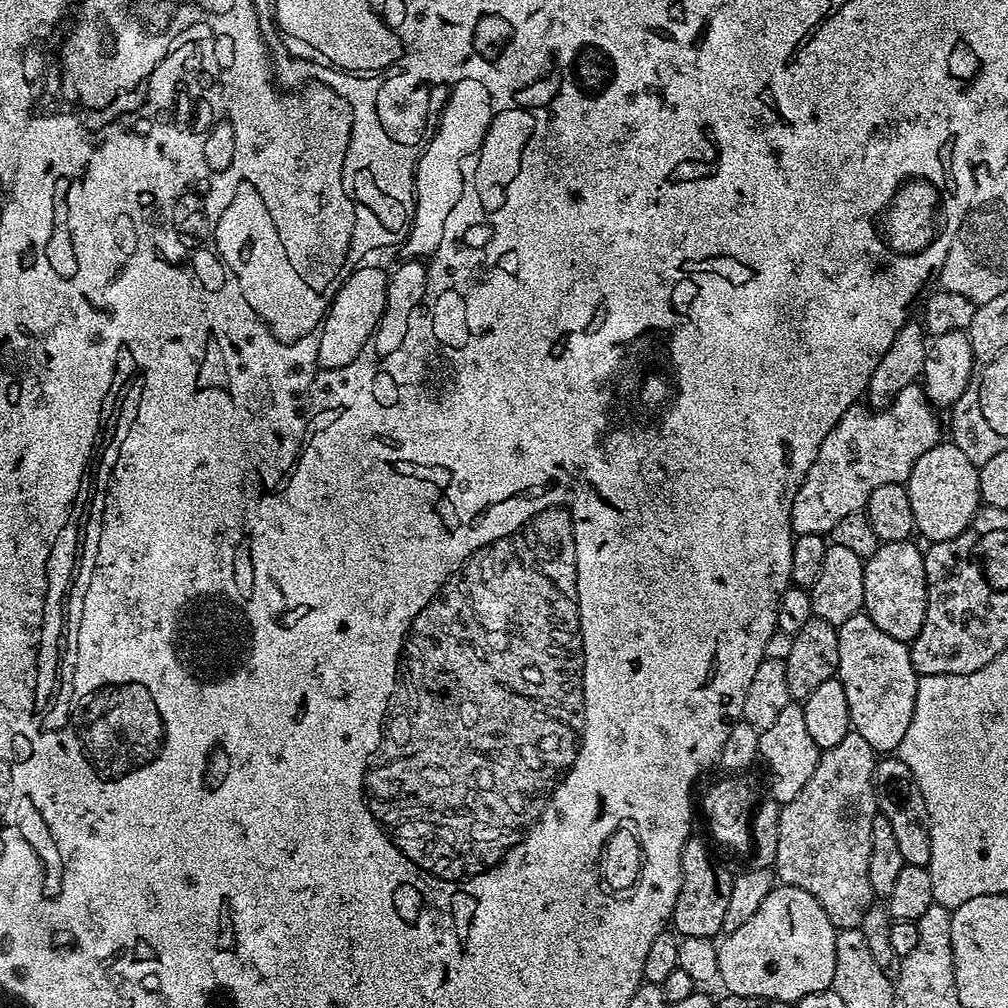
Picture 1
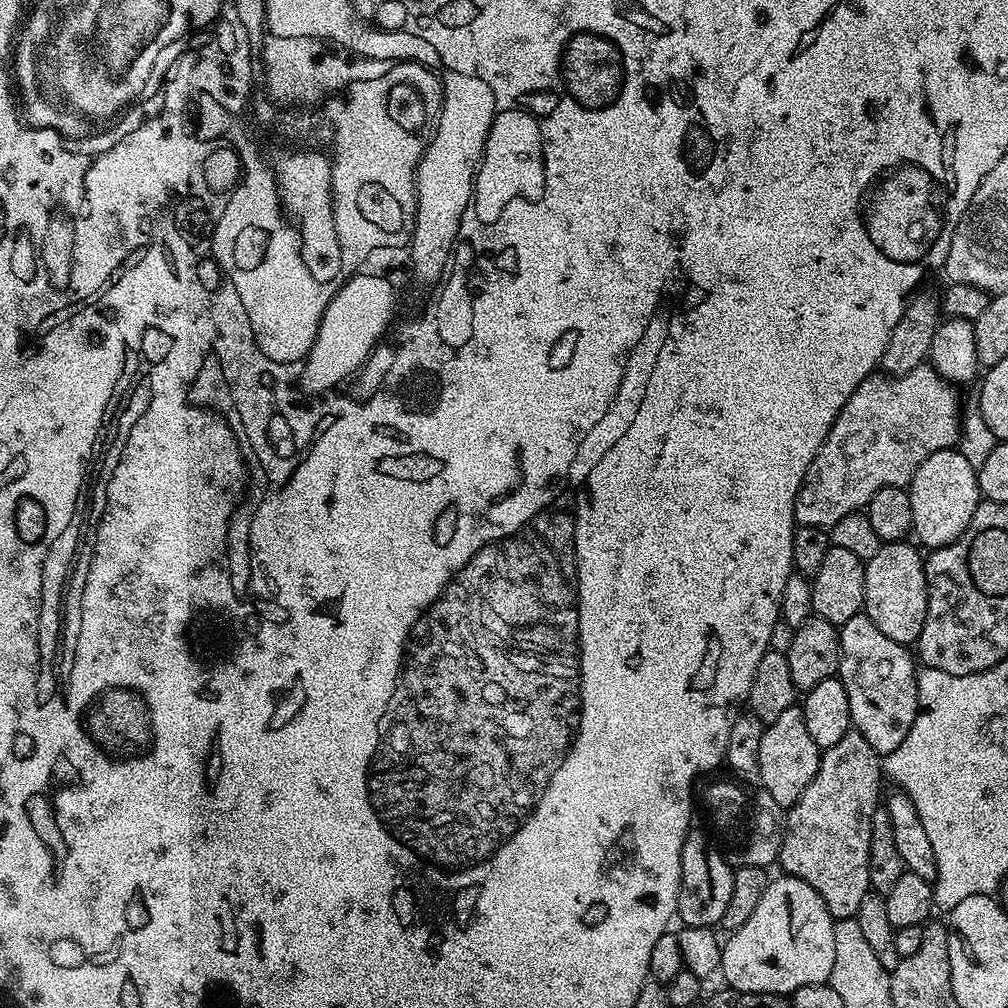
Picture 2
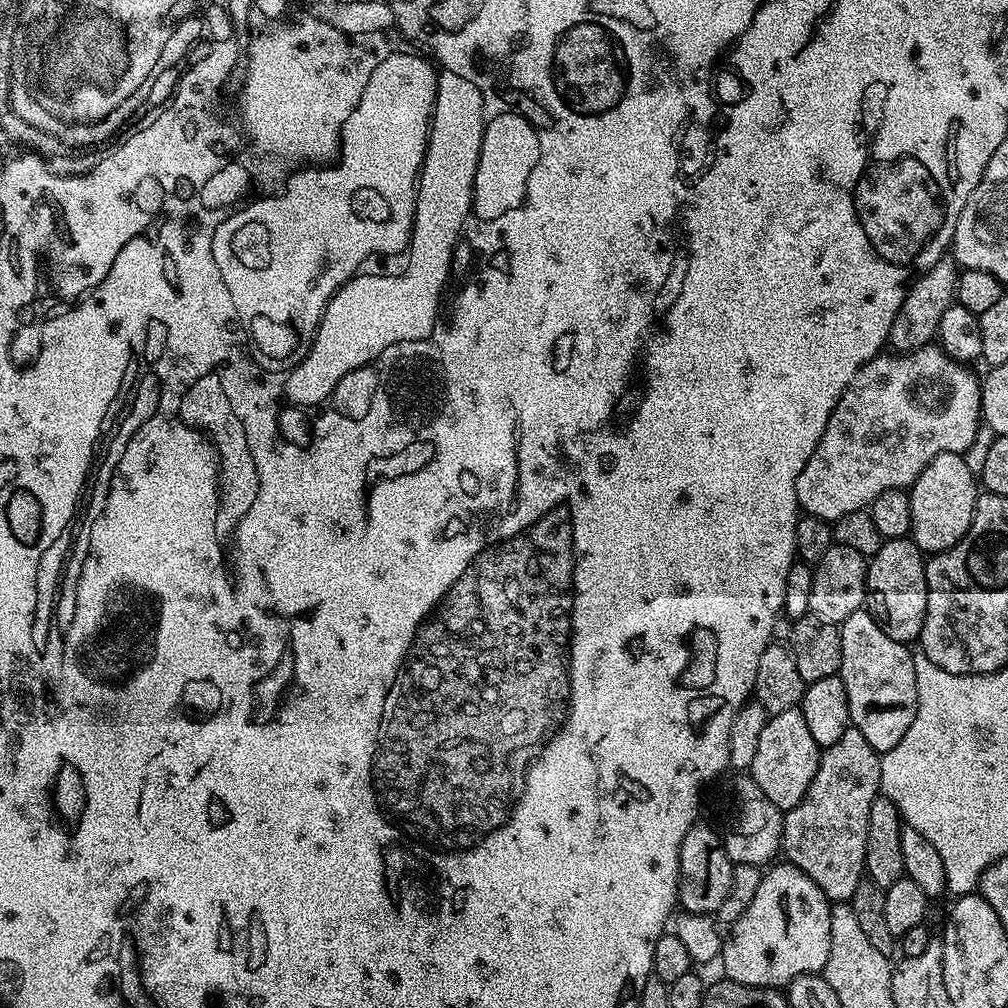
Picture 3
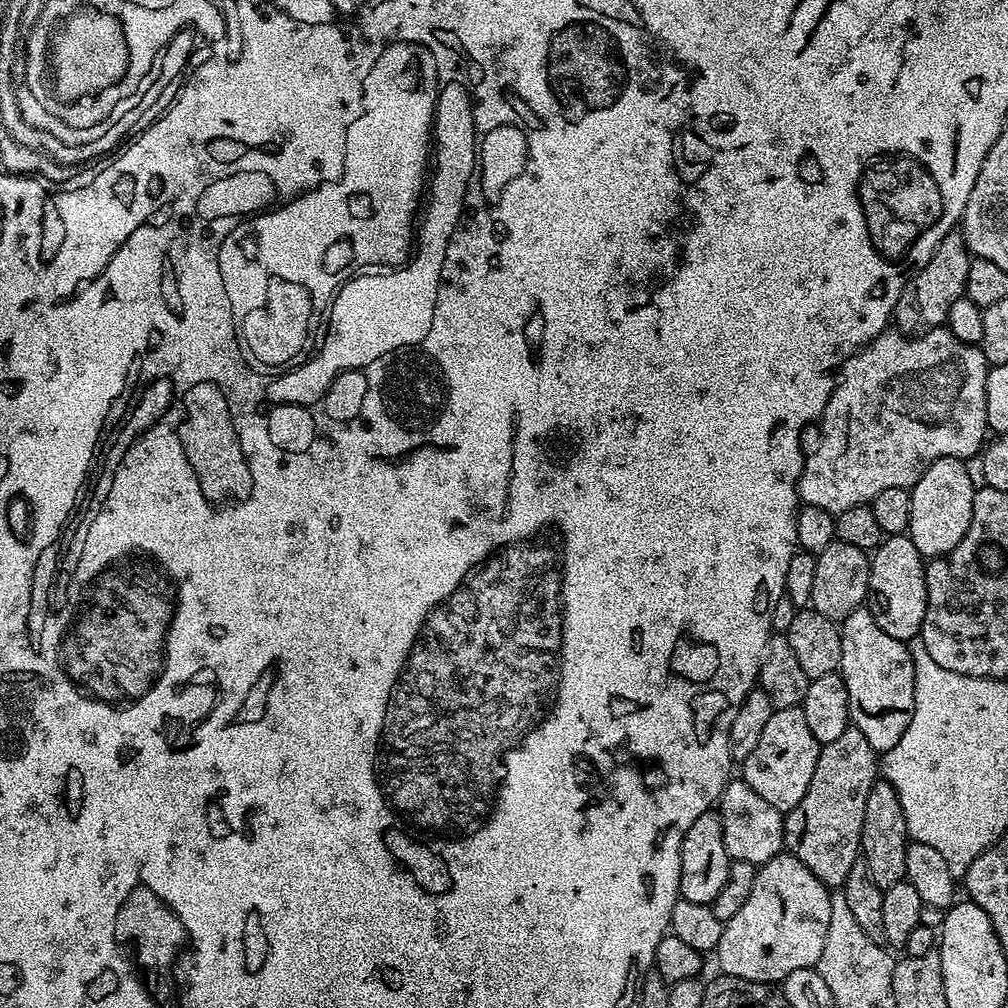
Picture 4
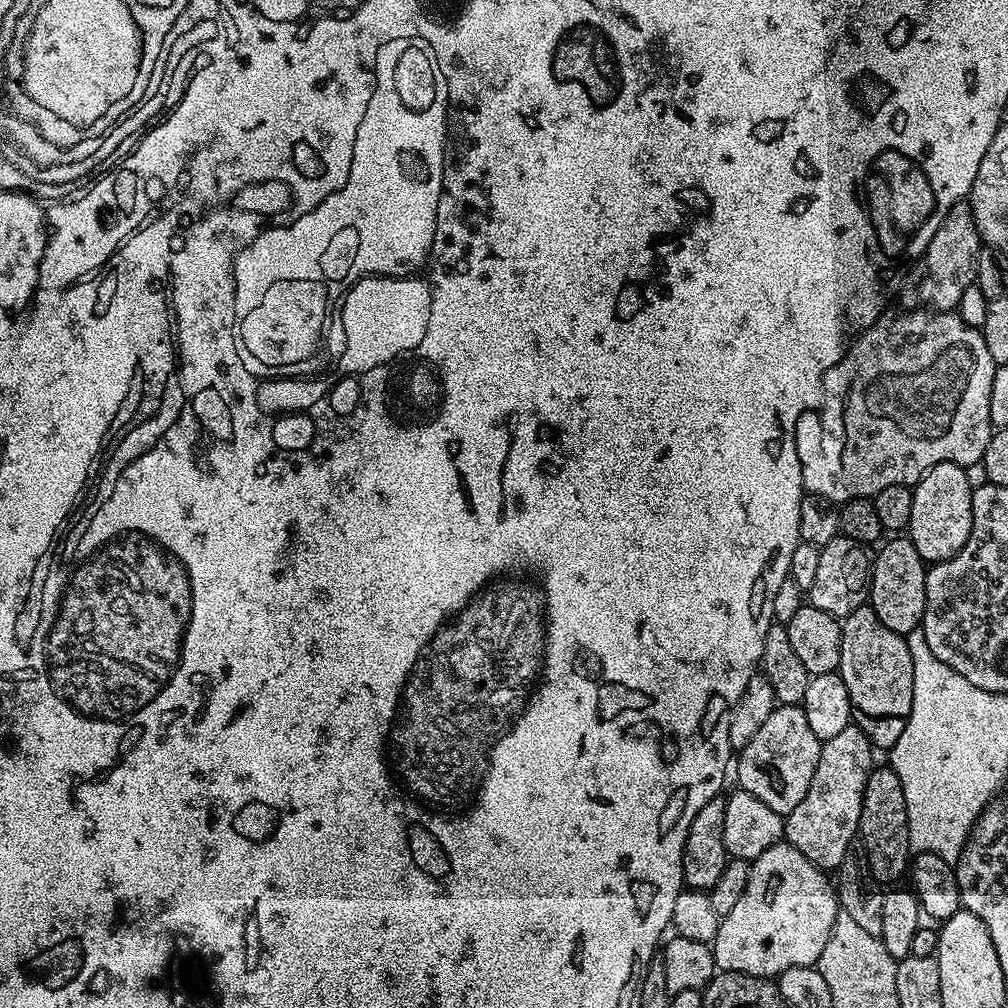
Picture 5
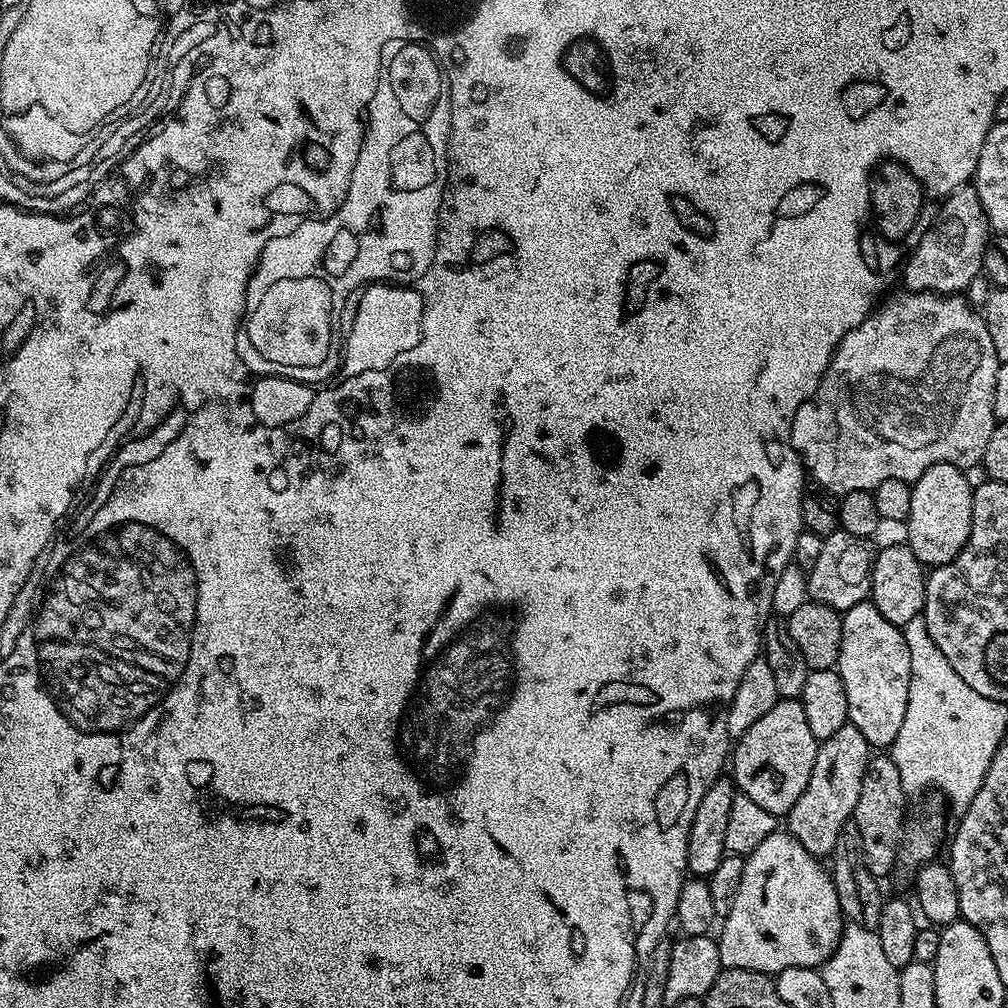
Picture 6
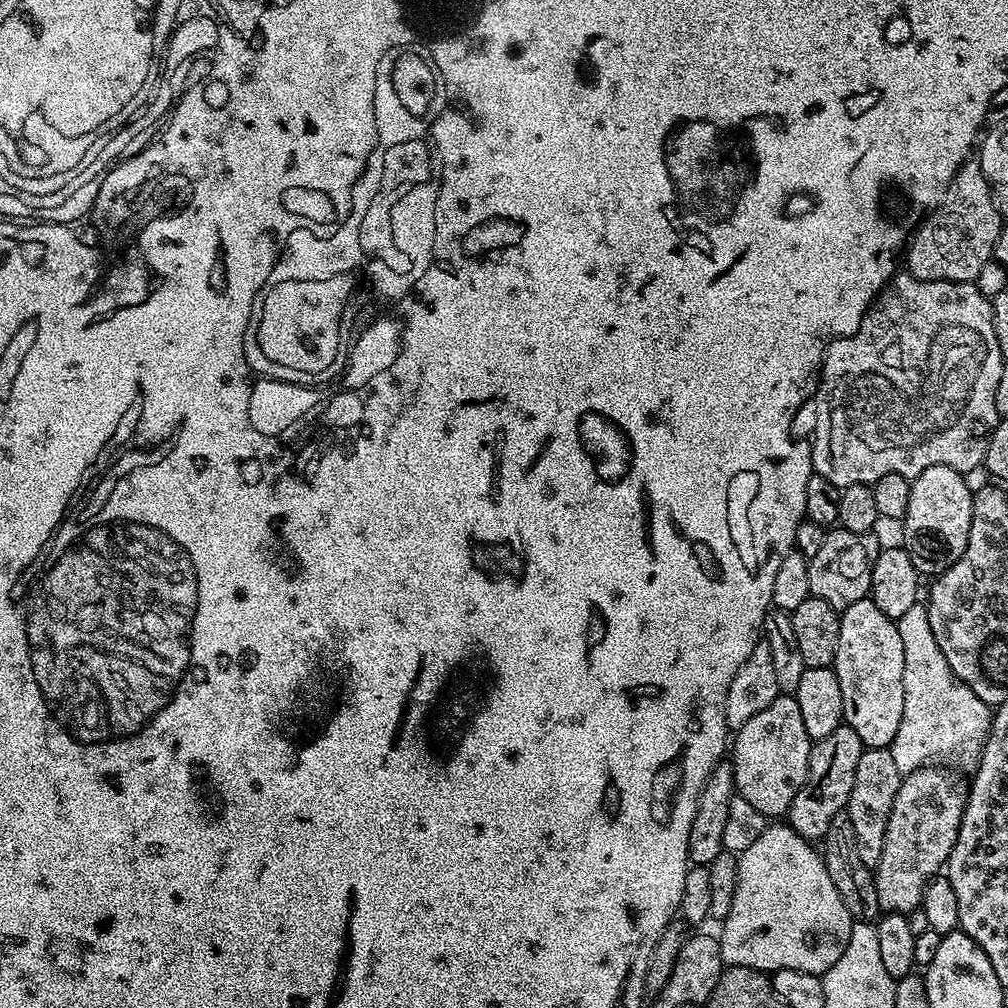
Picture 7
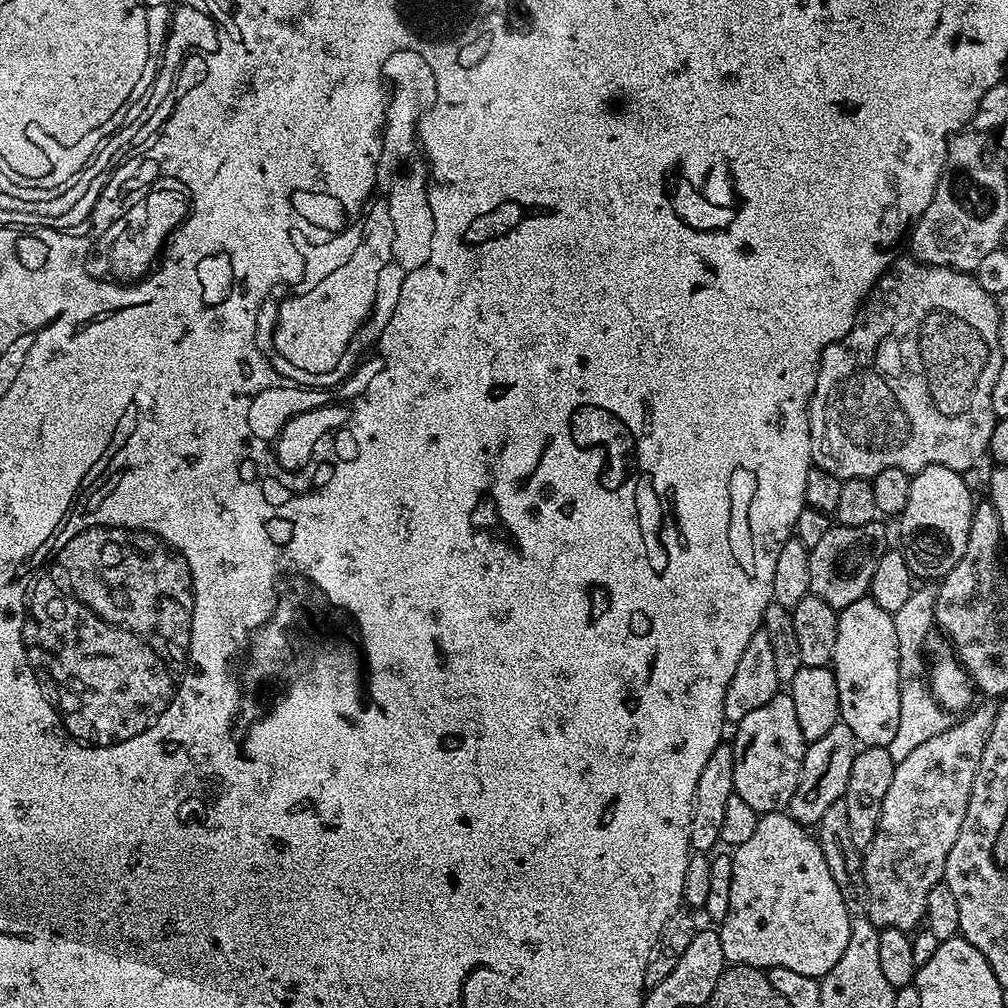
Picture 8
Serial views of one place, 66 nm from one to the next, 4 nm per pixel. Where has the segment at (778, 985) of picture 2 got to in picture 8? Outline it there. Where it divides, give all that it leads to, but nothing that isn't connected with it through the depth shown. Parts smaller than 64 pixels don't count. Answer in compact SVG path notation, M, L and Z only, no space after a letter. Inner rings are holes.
M787 811L765 812L757 819L754 834L746 842L735 845L731 857L734 878L730 882L730 910L718 928L725 961L729 965L748 964L761 970L785 968L817 978L834 970L834 962L842 958L850 942L852 917L830 875L830 866L826 866L826 858L822 858L815 835Z

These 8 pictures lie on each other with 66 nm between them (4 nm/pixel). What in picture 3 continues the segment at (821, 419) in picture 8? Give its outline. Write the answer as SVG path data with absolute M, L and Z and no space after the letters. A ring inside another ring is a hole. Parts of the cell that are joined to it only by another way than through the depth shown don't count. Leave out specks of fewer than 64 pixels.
M935 343L928 344L926 347L913 352L888 355L875 356L873 360L863 364L856 377L848 383L848 388L842 394L842 398L838 398L838 406L834 406L834 410L830 414L830 422L826 422L826 430L822 434L814 454L806 462L802 474L798 474L796 479L796 503L801 513L834 522L851 512L863 512L874 502L874 498L878 498L878 494L882 494L882 490L890 490L891 488L911 489L912 483L918 478L918 474L922 474L922 470L926 470L926 466L931 460L938 458L938 454L946 454L947 452L963 454L974 442L976 432L982 427L980 414L981 377L975 376L968 369L971 367L967 363L950 358Z

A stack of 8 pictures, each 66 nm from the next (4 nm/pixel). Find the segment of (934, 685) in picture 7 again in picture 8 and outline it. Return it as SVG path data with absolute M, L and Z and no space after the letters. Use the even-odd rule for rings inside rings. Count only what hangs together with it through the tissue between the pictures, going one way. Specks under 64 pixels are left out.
M924 582L913 587L910 598L906 598L906 603L892 613L894 635L898 638L900 709L898 730L894 734L894 742L890 742L887 749L890 758L897 761L906 758L918 746L922 746L922 742L926 742L939 732L946 731L950 725L949 713L932 696L926 675L926 637L936 623L936 589L937 585L932 582Z

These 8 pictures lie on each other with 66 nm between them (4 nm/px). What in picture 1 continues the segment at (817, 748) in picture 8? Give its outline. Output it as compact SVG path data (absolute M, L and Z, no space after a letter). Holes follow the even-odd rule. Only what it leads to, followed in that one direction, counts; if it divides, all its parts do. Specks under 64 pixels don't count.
M850 730L842 742L823 749L818 766L814 766L814 774L810 774L810 782L802 786L802 794L794 802L783 805L778 822L778 842L776 843L776 859L774 876L781 884L798 886L798 890L806 890L806 894L814 894L818 898L818 906L826 910L826 918L835 928L859 928L862 918L866 918L866 910L874 903L870 886L870 826L878 815L876 806L876 787L872 779L876 773L878 753L858 734Z

